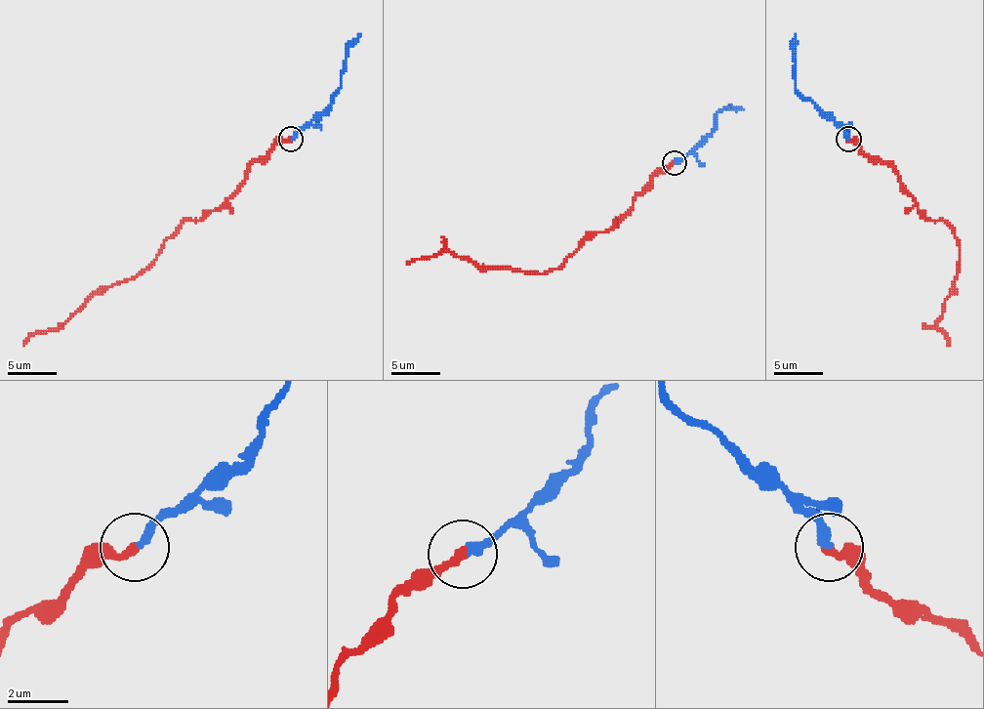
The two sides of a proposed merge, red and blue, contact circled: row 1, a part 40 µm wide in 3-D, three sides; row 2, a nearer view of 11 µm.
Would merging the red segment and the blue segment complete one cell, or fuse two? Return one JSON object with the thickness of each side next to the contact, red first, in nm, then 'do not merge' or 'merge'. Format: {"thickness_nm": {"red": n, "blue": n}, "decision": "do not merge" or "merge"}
{"thickness_nm": {"red": 280, "blue": 260}, "decision": "do not merge"}

